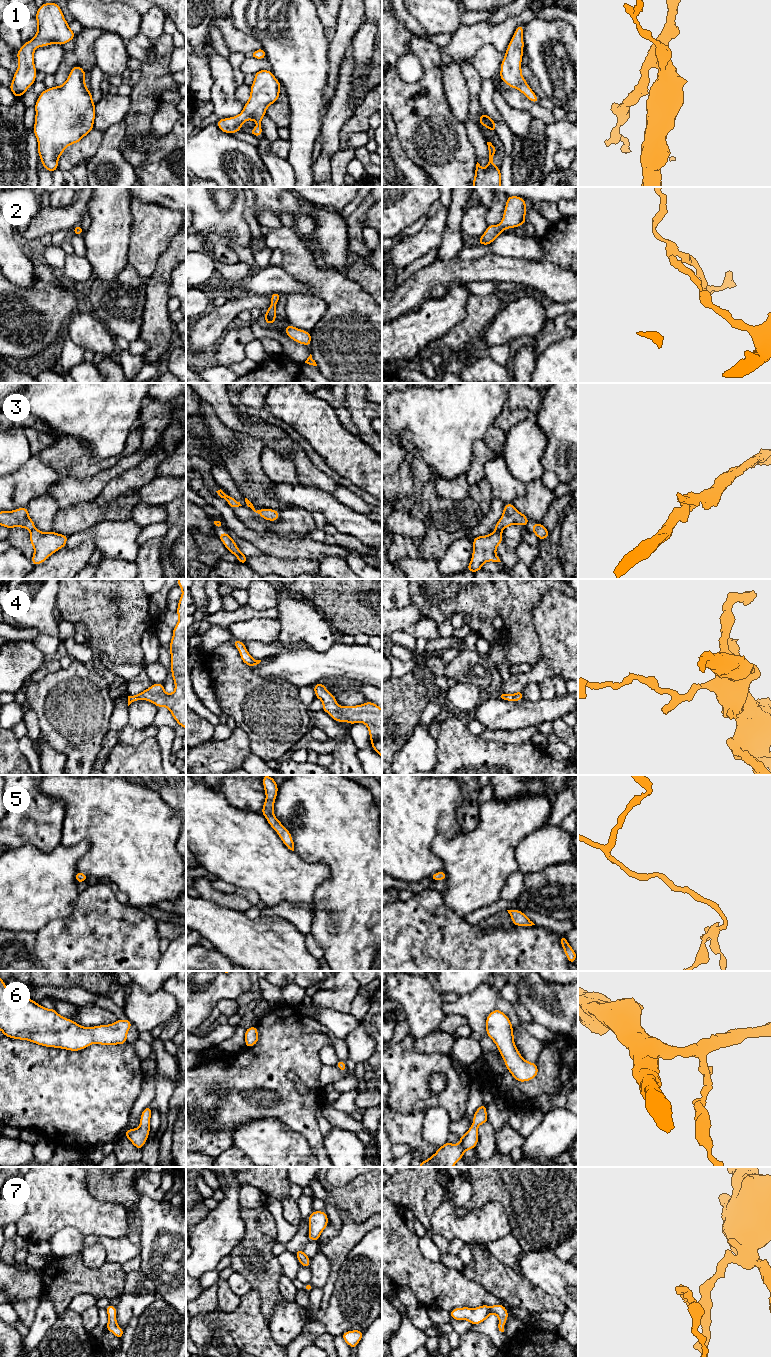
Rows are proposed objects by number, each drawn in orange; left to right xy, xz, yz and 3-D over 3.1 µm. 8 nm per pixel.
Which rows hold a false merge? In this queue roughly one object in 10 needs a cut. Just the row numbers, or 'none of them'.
3

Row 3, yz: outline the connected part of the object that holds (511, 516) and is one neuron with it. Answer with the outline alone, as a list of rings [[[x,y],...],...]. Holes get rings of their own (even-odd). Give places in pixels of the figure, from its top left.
[[[512,503],[505,504],[503,513],[499,521],[495,524],[495,530],[503,530],[511,525],[520,524],[527,526],[529,519],[519,512]]]

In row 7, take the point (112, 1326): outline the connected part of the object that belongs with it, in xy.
[[[108,1305],[106,1308],[107,1311],[107,1315],[109,1317],[109,1321],[106,1325],[106,1329],[108,1331],[111,1331],[115,1337],[121,1339],[123,1334],[124,1334],[124,1330],[121,1329],[116,1321],[116,1315],[117,1315],[117,1310],[115,1308],[115,1306],[113,1305]]]

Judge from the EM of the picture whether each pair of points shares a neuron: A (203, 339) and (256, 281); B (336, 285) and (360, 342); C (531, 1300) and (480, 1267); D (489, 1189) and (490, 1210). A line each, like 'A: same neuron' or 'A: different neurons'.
A: different neurons
B: same neuron
C: same neuron
D: different neurons

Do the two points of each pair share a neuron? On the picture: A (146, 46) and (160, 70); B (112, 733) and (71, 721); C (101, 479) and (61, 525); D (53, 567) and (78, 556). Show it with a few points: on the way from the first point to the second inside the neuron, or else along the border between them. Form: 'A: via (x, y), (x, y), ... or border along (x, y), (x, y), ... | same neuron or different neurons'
A: border along (151, 41), (156, 57), (151, 62), (142, 64) | different neurons
B: border along (113, 709), (110, 715), (108, 730), (98, 754) | different neurons
C: border along (92, 500), (60, 509) | different neurons
D: via (59, 567), (72, 560) | same neuron

